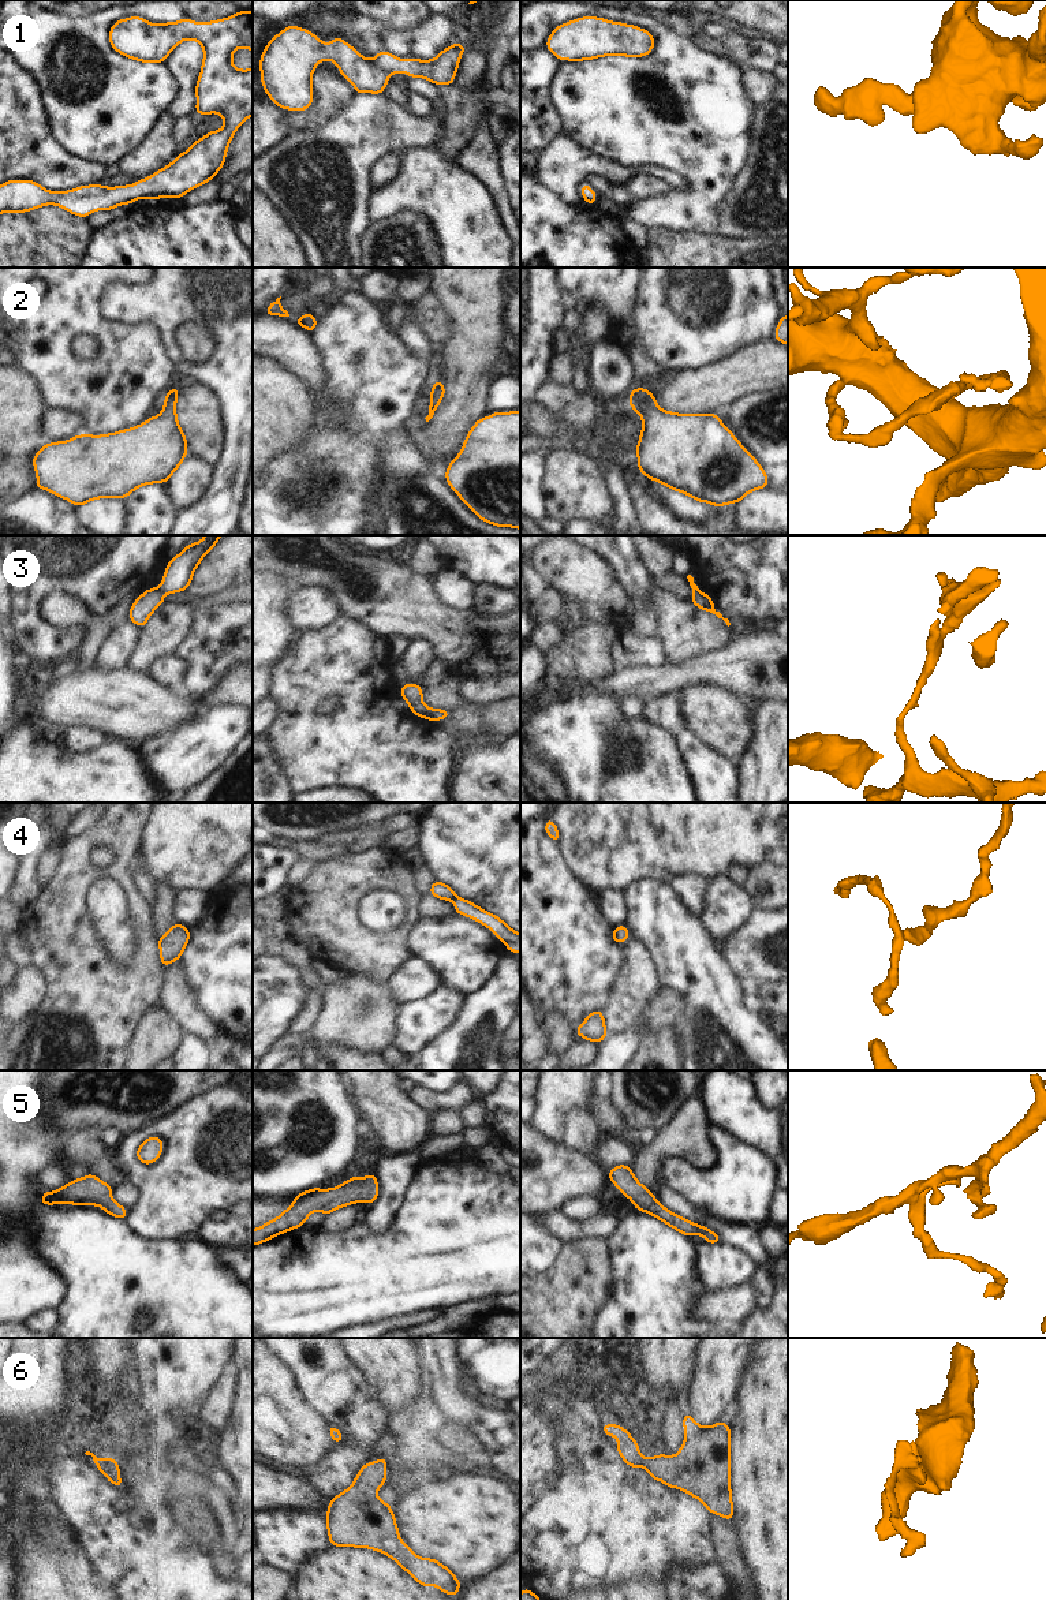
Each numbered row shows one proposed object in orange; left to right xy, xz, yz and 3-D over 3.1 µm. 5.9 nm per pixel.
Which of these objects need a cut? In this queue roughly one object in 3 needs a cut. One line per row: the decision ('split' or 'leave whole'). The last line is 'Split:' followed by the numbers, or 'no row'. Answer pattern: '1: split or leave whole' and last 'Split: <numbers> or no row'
1: leave whole
2: leave whole
3: split
4: split
5: leave whole
6: leave whole
Split: 3, 4

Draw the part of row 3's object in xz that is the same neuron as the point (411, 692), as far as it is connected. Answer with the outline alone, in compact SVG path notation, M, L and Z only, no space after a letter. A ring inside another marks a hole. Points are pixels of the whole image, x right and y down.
M408 683L400 687L400 694L404 702L408 703L411 713L416 717L422 717L426 721L432 721L430 709L423 703L423 688L415 683Z

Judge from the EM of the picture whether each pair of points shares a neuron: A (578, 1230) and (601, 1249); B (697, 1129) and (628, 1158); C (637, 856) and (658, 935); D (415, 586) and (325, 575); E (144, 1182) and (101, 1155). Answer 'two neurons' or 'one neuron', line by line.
A: two neurons
B: two neurons
C: two neurons
D: one neuron
E: two neurons

